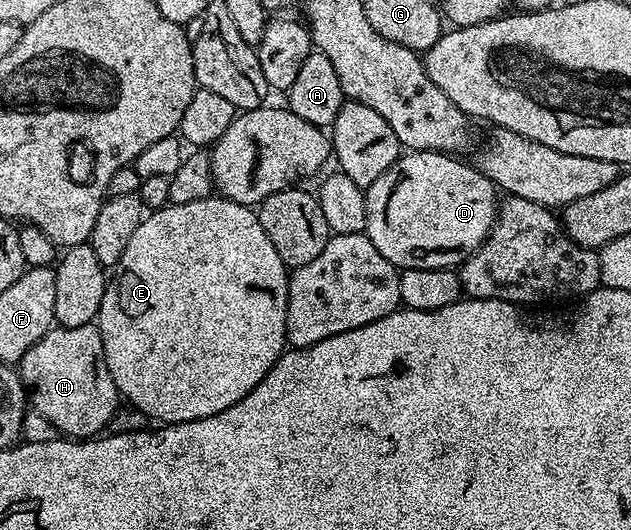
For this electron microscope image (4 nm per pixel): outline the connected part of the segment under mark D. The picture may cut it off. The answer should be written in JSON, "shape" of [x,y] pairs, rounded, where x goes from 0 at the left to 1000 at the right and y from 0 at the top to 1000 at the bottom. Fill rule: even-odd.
{"shape":[[[683,281],[643,285],[632,294],[628,308],[621,308],[621,315],[615,315],[615,323],[609,323],[609,330],[602,330],[602,338],[596,338],[596,345],[590,345],[580,355],[583,413],[580,415],[578,442],[590,451],[596,474],[602,474],[602,481],[609,481],[609,489],[615,489],[623,500],[631,502],[632,509],[719,508],[721,504],[732,502],[734,496],[767,460],[778,428],[786,423],[791,385],[792,372],[786,362],[786,353],[750,309],[737,311],[732,300],[727,300],[724,294],[710,289],[686,289]]]}

